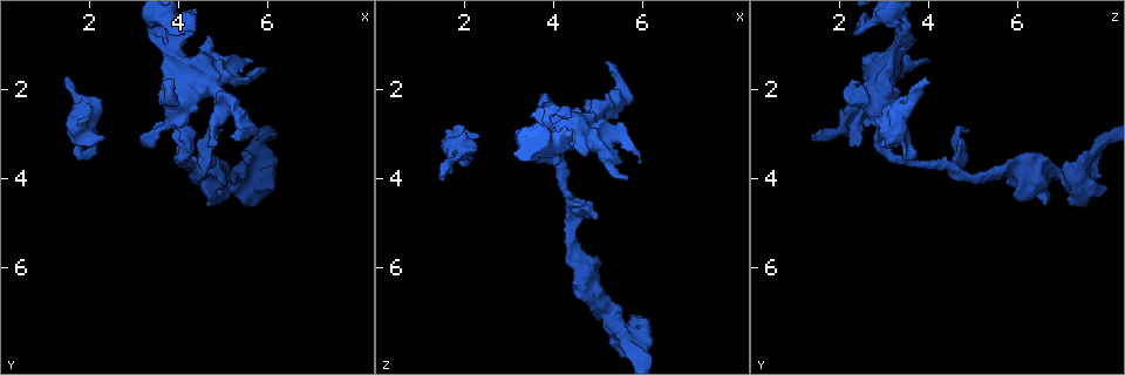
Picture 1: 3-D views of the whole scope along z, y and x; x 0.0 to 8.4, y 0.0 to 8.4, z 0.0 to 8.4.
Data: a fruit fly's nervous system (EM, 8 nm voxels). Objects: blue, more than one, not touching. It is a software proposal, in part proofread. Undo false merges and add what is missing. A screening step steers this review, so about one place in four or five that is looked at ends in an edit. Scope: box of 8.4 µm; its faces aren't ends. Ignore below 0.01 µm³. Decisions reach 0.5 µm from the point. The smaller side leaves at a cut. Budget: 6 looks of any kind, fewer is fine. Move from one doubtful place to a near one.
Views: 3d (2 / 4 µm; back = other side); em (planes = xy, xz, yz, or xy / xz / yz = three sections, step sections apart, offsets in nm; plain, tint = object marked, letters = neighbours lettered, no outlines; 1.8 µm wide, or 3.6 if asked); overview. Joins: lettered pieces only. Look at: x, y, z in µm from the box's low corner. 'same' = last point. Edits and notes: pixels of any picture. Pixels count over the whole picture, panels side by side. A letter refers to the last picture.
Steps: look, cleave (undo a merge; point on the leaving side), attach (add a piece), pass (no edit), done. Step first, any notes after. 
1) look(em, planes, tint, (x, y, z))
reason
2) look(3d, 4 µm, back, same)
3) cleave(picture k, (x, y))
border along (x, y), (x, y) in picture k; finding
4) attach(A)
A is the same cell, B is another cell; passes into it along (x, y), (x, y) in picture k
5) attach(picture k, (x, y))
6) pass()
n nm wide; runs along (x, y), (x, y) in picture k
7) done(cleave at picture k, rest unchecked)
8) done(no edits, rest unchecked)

look(3d, 2 µm, (1.55, 1.85, 4.00))
free end

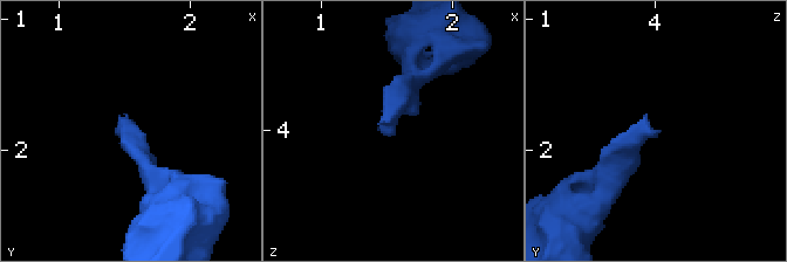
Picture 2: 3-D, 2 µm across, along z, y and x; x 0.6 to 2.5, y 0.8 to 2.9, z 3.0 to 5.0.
look(em, xy, step 16, letters, (1.52, 1.88, 4.00))
shape alone is not enough

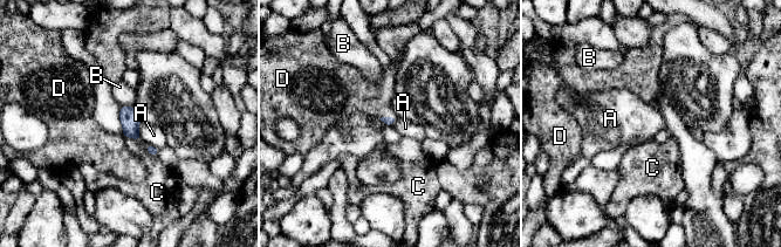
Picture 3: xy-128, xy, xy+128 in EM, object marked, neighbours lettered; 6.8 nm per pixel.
look(em, planes, letters, same)
cut it another way

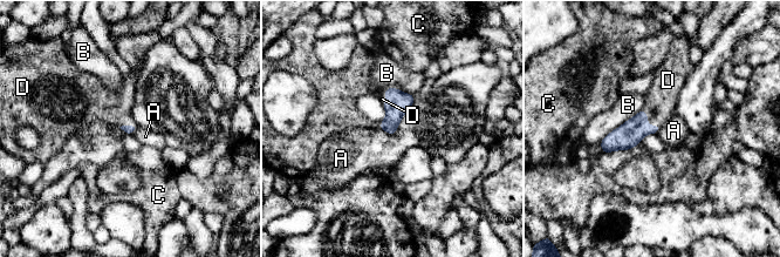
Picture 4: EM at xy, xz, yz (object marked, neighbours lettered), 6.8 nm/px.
attach(D)
D is the same cell, A, B and C are other cells; passes into it along (629, 134), (647, 122), (662, 96) in picture 4; the neuron continues

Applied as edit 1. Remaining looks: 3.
look(overview)
see it whole again

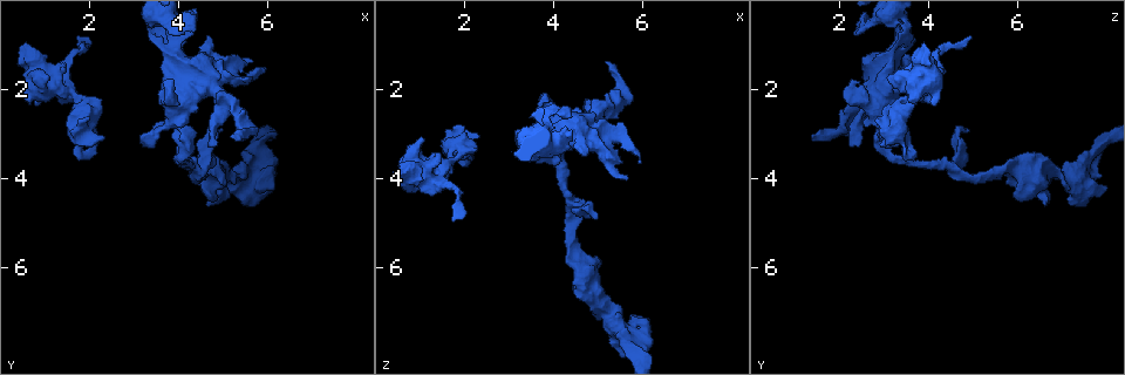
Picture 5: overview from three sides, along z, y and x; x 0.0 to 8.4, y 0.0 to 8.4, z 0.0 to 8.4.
look(em, planes, letters, (4.75, 0.85, 3.50))

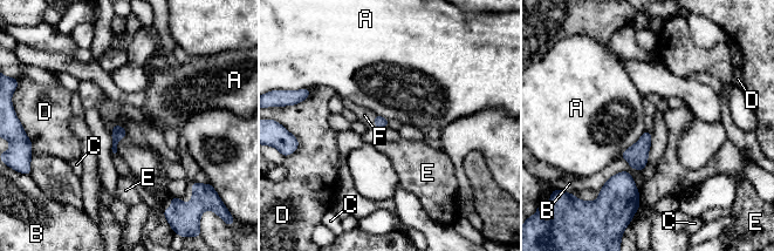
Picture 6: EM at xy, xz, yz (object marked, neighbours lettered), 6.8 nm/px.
attach(F)
F is the same cell, A, B, C, D and E are other cells; passes into it along (379, 122), (375, 121), (364, 115) in picture 6; the neuron continues

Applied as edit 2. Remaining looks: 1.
done(attach at picture 4, attach at picture 6, rest unchecked)

